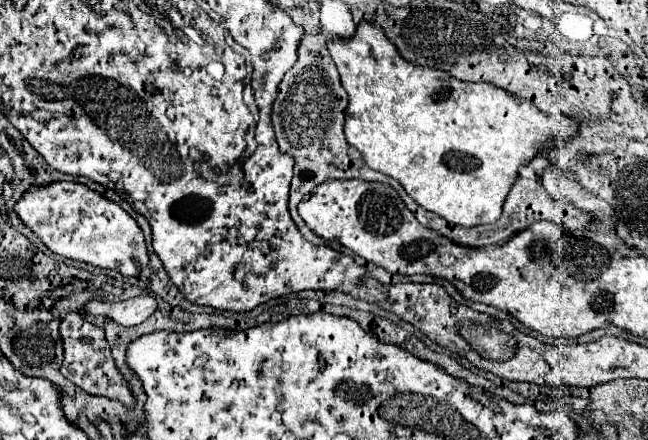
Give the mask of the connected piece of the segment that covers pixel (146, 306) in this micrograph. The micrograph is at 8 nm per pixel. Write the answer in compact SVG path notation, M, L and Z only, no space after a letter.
M138 296L118 304L104 304L100 300L92 300L86 304L86 310L90 314L108 316L122 326L136 326L142 324L156 310L156 300L150 296Z

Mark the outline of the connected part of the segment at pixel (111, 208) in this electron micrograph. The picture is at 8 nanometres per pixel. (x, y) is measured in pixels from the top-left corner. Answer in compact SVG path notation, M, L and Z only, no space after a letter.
M52 182L28 188L14 204L16 216L32 230L48 250L58 256L80 260L92 266L118 270L122 276L138 276L150 256L142 228L116 202L78 182Z

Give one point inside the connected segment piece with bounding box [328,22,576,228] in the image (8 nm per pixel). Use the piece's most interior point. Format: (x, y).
(469, 138)

